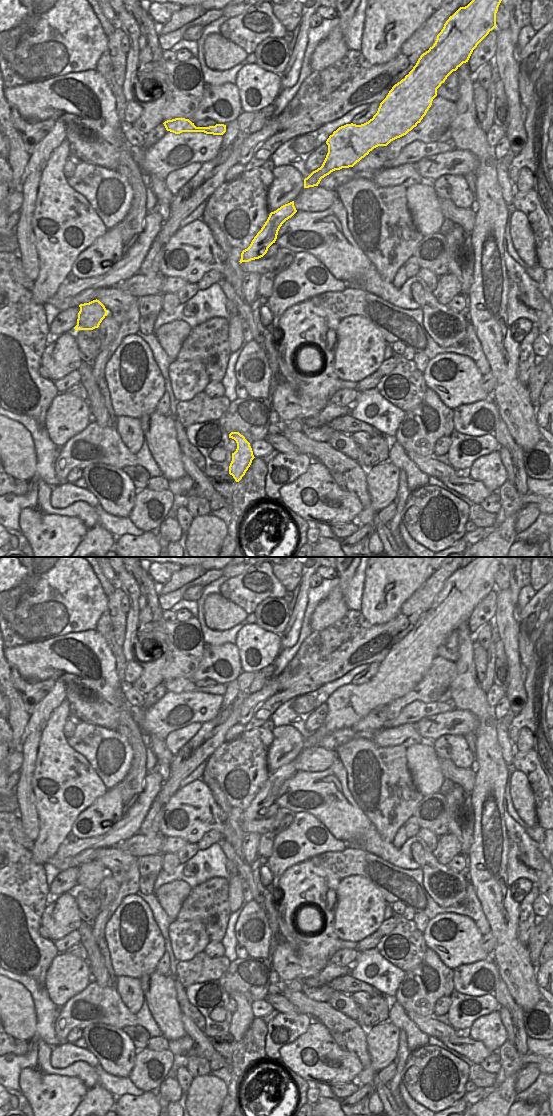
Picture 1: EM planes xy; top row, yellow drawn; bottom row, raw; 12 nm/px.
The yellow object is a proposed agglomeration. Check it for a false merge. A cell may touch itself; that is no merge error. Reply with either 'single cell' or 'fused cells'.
single cell

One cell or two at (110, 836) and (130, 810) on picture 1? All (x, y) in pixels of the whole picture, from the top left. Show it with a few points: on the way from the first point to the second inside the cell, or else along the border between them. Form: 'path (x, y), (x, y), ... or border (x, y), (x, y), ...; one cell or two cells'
path (117, 831), (130, 817); one cell

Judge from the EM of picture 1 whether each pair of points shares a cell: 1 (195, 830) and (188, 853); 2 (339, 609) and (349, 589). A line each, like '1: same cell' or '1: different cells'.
1: different cells
2: different cells

